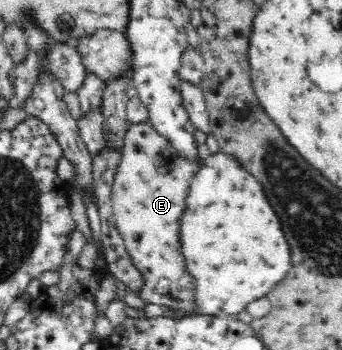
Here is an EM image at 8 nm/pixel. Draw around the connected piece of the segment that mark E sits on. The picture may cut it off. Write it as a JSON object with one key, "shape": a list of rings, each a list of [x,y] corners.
{"shape":[[[150,121],[132,123],[128,125],[128,131],[124,135],[121,157],[111,185],[115,228],[124,240],[132,263],[145,277],[145,286],[139,297],[146,304],[167,306],[171,309],[171,313],[182,311],[190,314],[194,311],[194,284],[190,274],[186,273],[182,252],[179,250],[178,221],[182,217],[182,207],[186,207],[190,181],[200,168],[200,163],[189,159],[189,156],[181,155],[173,143],[158,132]]]}

